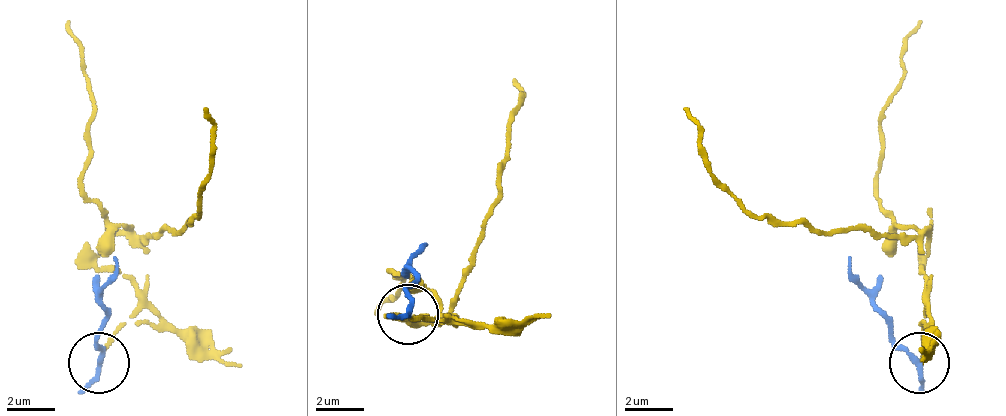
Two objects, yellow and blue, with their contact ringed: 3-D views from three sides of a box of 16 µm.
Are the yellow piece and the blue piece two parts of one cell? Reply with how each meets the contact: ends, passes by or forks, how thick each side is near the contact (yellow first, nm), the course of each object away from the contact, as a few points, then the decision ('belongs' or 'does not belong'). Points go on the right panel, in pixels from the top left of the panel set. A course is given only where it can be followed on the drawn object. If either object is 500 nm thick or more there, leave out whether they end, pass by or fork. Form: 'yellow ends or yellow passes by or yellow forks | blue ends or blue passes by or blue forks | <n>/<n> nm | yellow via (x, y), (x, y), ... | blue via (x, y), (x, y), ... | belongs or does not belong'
yellow ends | blue passes by | 110/200 nm | yellow via (917, 361), (929, 240), (899, 234), (815, 234), (754, 216), (712, 173), (681, 107) | blue via (917, 361), (869, 288), (851, 270), (851, 258) | does not belong

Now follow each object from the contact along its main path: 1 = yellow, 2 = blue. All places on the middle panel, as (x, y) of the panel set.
1: (409, 312), (445, 318), (409, 324), (421, 324), (457, 294), (488, 210), (518, 107), (512, 76)
2: (409, 312), (409, 264), (427, 246), (421, 246)

